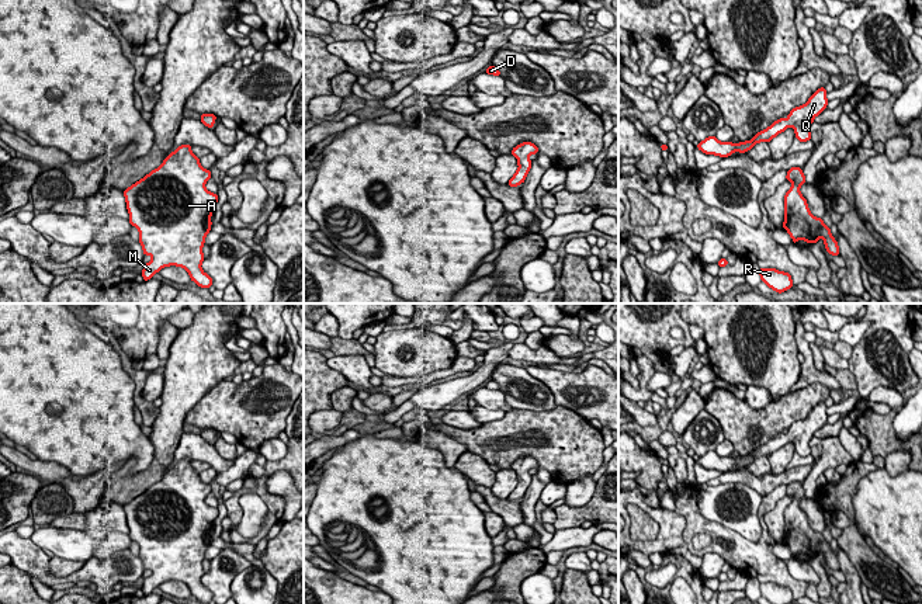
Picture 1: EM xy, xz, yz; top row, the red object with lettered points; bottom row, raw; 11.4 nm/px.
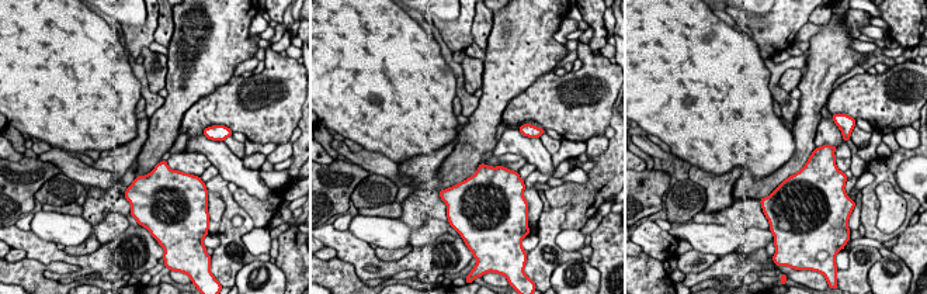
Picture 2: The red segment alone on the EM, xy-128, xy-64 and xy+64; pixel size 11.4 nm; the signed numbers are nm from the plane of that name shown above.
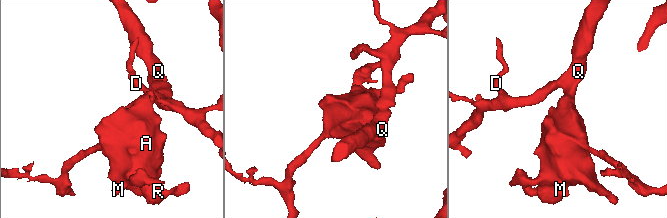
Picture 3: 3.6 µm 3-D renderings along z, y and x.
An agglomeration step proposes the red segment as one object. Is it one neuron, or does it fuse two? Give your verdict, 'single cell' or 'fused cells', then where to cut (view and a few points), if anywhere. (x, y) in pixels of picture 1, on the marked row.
single cell | no cut

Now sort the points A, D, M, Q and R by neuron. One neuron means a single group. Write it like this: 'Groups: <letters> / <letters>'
Groups: A D M Q R

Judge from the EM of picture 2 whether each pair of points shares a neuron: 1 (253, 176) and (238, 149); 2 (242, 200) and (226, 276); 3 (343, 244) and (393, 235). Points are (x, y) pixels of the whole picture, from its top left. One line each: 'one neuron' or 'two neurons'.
1: two neurons
2: two neurons
3: two neurons

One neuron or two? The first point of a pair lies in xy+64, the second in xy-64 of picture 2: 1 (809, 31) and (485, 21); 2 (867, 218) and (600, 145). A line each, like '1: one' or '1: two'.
1: one
2: two

